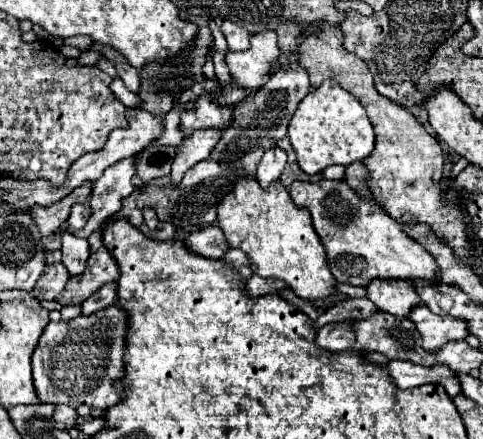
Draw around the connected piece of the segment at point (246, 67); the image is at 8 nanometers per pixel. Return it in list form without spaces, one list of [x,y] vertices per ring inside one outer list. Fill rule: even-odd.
[[[260,32],[250,38],[246,52],[228,52],[226,64],[232,74],[232,82],[244,86],[248,92],[258,90],[270,78],[270,68],[276,62],[280,50],[276,44],[276,32]]]

